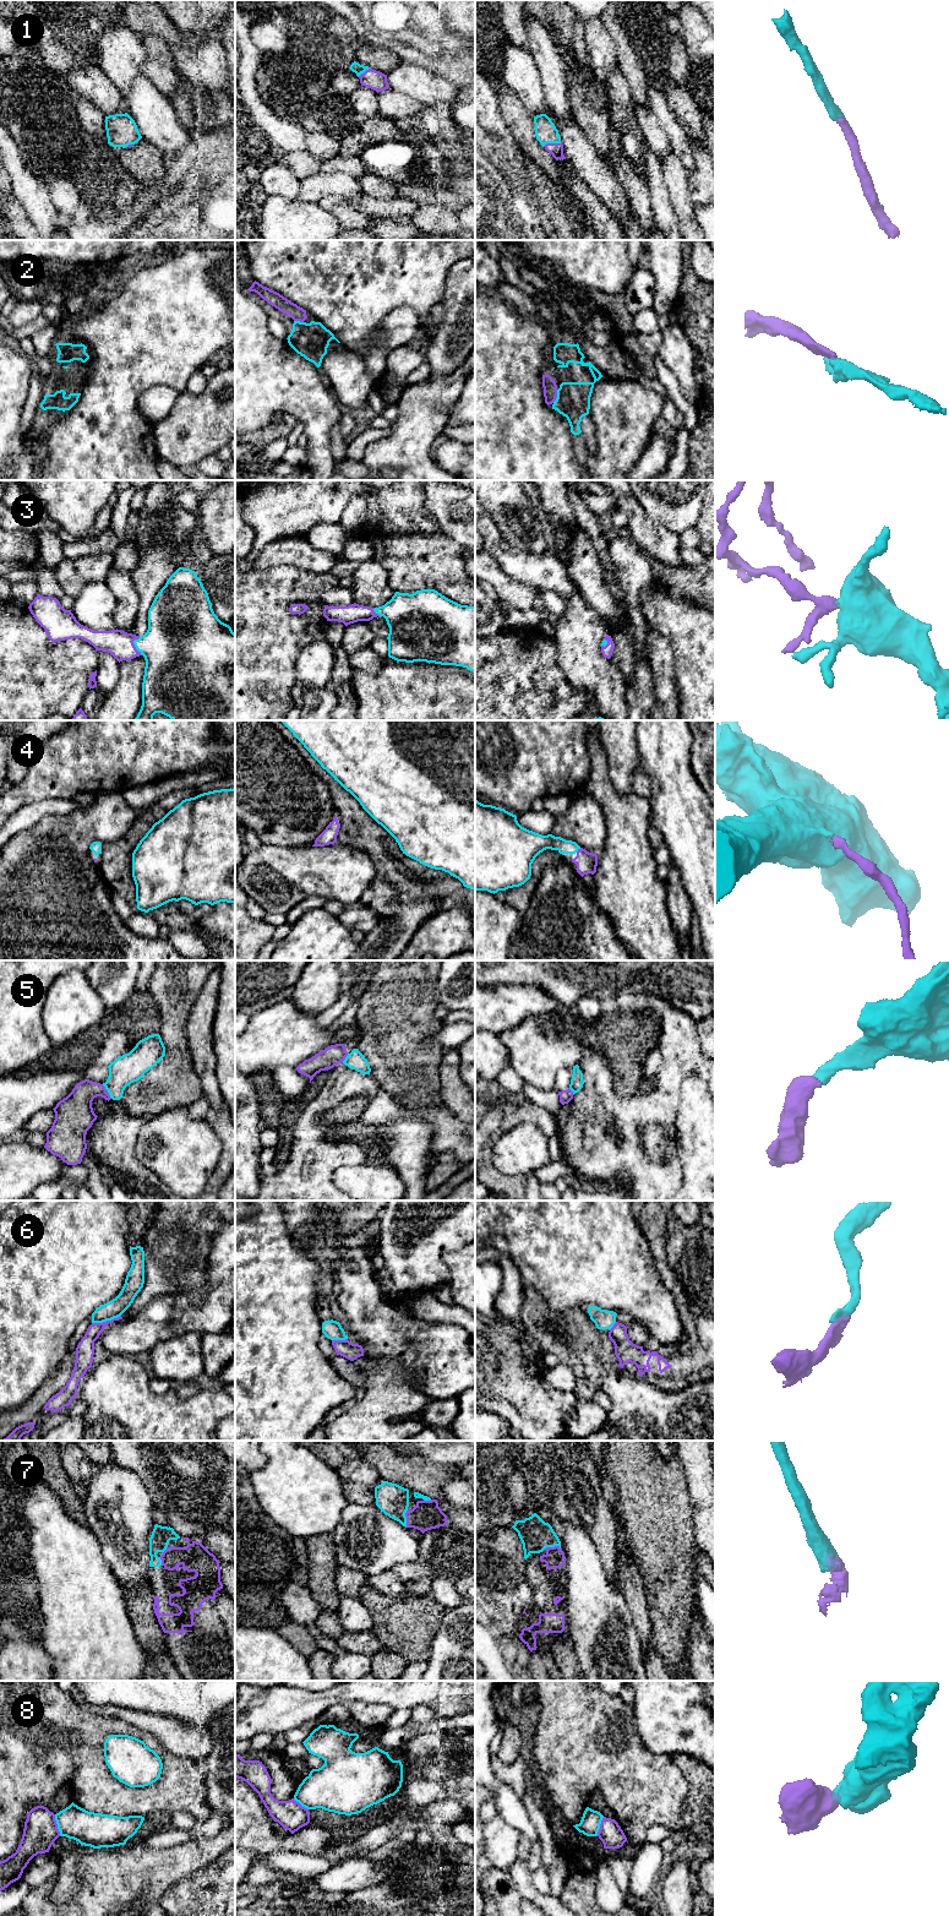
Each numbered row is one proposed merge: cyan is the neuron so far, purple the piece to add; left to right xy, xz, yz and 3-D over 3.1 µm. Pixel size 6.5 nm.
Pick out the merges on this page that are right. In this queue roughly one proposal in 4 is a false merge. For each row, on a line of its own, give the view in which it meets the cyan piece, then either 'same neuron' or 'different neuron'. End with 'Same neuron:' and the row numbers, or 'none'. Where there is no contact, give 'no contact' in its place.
1: contact in yz; same neuron
2: contact in yz; same neuron
3: contact in xy; same neuron
4: contact in yz; same neuron
5: contact in xy; same neuron
6: contact in xy; different neuron
7: contact in xz; same neuron
8: contact in xy; different neuron
Same neuron: 1, 2, 3, 4, 5, 7

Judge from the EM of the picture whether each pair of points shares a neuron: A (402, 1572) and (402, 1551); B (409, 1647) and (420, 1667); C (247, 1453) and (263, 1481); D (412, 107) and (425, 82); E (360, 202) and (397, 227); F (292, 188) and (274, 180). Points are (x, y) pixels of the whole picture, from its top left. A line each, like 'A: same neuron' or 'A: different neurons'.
A: different neurons
B: different neurons
C: different neurons
D: different neurons
E: different neurons
F: same neuron

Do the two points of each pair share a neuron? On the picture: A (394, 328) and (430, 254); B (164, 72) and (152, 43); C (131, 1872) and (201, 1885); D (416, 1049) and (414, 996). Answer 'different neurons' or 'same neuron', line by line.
A: different neurons
B: same neuron
C: different neurons
D: same neuron

